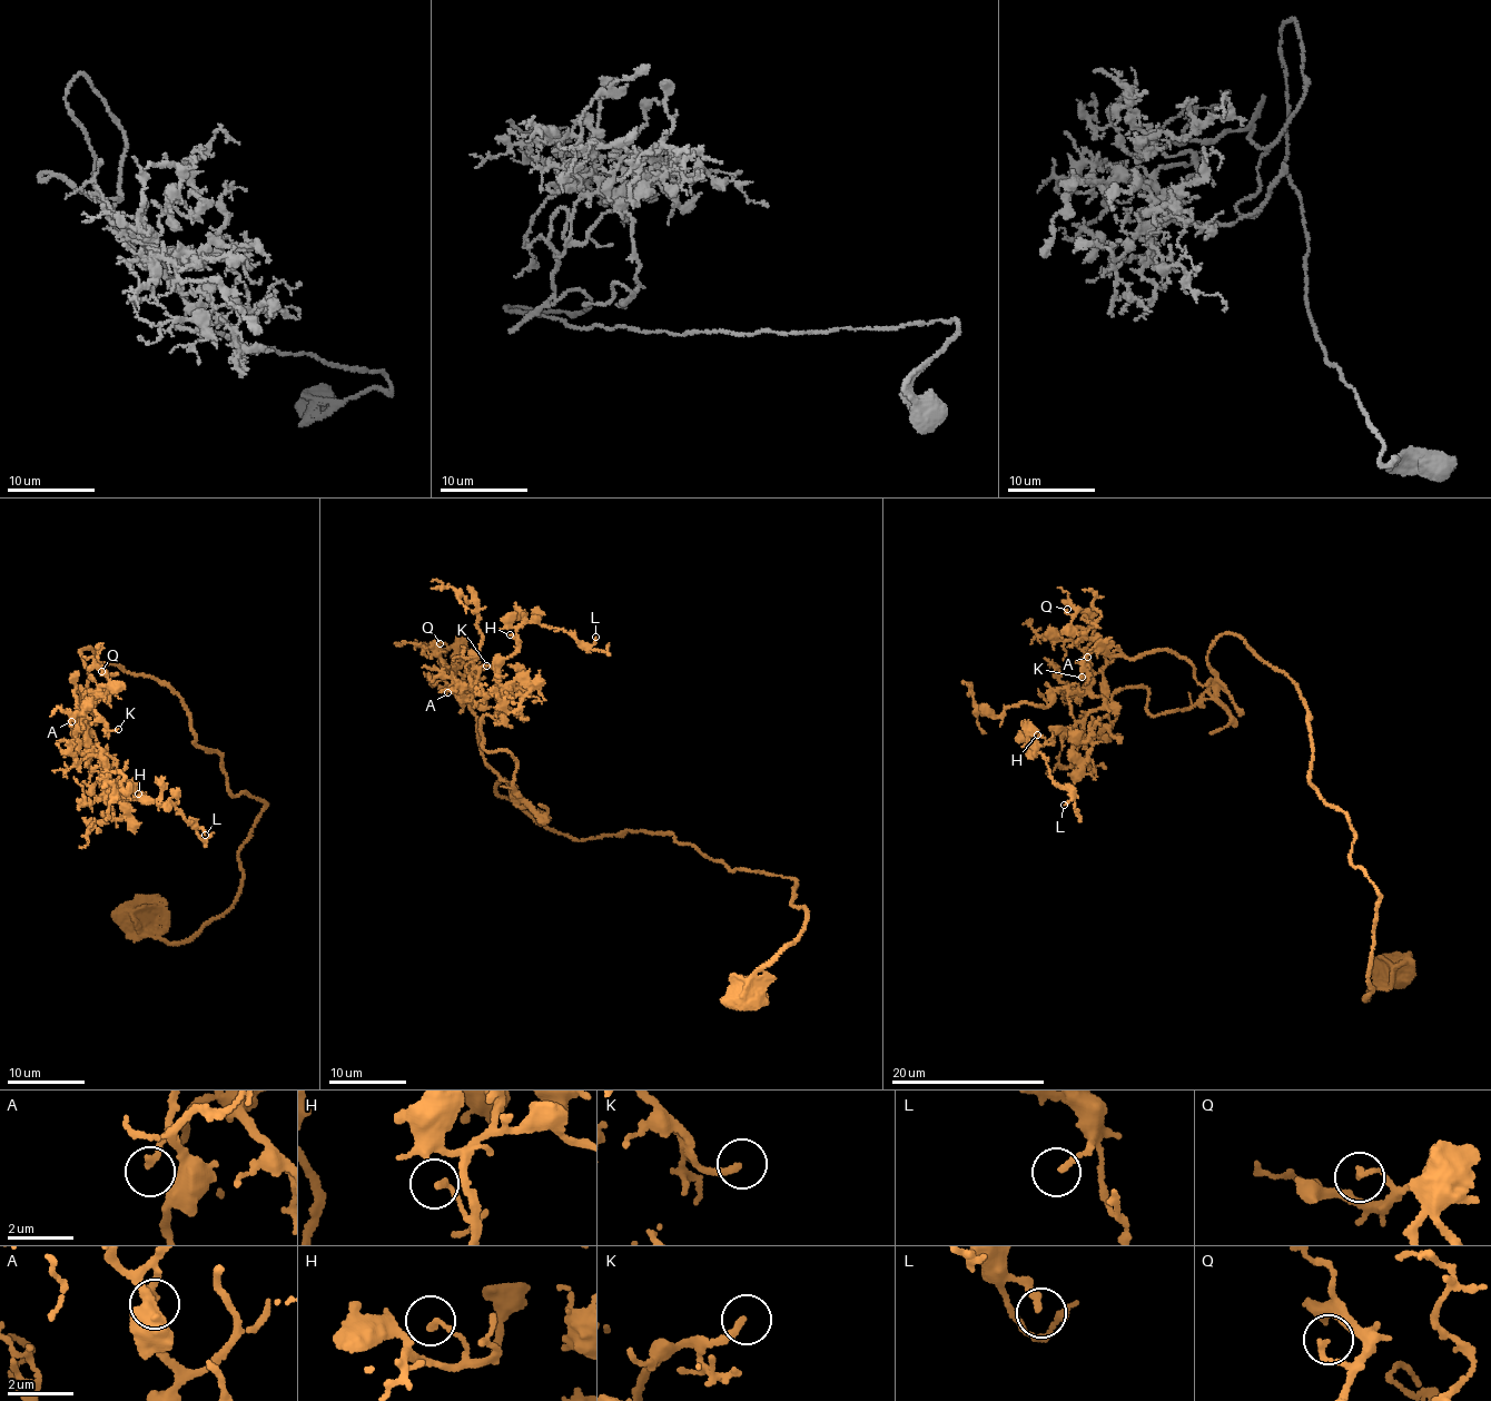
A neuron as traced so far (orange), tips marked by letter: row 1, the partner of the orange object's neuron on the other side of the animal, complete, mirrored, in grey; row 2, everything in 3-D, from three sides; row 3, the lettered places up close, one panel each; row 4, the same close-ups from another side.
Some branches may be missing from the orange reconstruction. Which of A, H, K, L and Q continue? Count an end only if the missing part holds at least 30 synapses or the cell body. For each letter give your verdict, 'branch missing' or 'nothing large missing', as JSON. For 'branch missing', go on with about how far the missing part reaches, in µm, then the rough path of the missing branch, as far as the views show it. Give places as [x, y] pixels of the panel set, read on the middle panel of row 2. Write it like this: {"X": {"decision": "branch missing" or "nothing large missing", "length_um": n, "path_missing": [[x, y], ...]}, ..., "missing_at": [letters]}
{"A": {"decision": "nothing large missing"}, "H": {"decision": "nothing large missing"}, "K": {"decision": "branch missing", "length_um": 35, "path_missing": [[486, 666], [482, 609], [472, 599], [474, 593], [505, 617], [499, 655], [487, 667], [475, 664]]}, "L": {"decision": "nothing large missing"}, "Q": {"decision": "nothing large missing"}, "missing_at": ["K"]}

